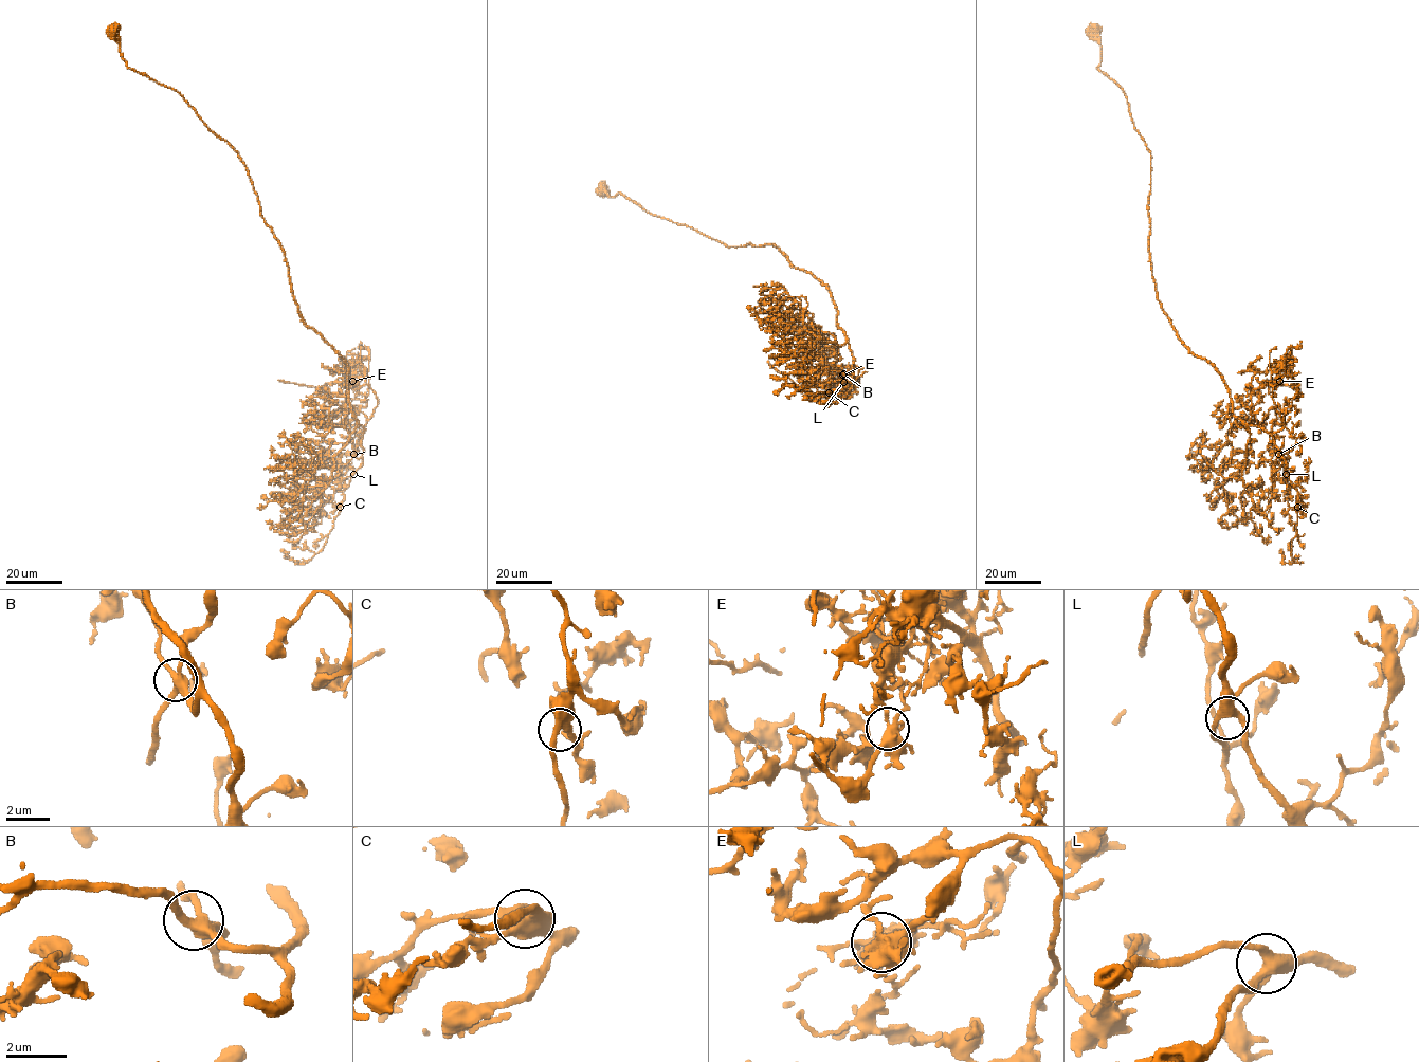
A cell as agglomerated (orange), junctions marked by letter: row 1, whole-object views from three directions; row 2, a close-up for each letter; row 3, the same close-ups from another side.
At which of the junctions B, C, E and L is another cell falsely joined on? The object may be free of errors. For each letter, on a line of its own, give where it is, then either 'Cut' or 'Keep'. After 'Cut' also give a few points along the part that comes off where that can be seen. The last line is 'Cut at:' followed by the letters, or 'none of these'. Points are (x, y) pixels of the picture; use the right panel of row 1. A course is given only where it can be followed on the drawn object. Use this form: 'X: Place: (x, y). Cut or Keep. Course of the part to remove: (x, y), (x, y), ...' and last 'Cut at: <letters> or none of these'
B: Place: (1278, 454). Keep
C: Place: (1297, 507). Keep
E: Place: (1279, 381). Cut. Course of the part to remove: (1278, 381), (1278, 373), (1287, 367), (1297, 384), (1293, 387), (1265, 380)
L: Place: (1286, 474). Keep
Cut at: E

